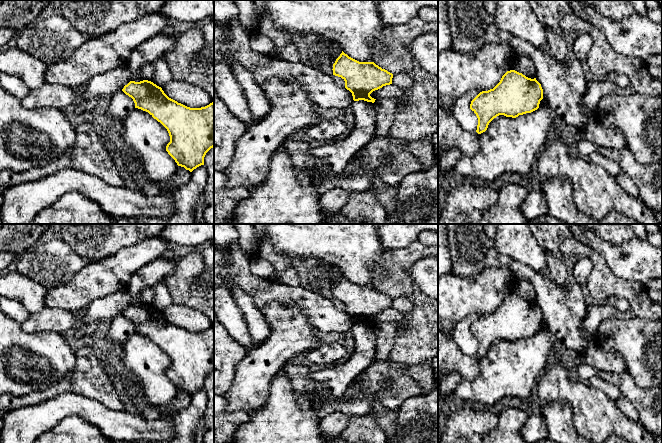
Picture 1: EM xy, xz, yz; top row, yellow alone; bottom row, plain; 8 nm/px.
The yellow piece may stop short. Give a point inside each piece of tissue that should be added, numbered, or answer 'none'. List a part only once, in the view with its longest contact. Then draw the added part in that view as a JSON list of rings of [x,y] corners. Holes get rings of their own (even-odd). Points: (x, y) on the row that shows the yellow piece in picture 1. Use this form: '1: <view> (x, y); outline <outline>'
none

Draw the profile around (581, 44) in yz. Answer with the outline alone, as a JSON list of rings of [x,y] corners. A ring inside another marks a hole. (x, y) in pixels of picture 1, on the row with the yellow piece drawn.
[[[587,33],[577,34],[572,37],[570,43],[576,59],[584,69],[586,79],[589,82],[601,80],[600,77],[591,72],[587,62],[588,54],[593,46],[593,38]]]

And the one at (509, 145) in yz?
[[[548,103],[516,118],[497,116],[489,123],[485,132],[478,134],[479,152],[473,156],[463,155],[457,160],[453,170],[467,180],[484,183],[492,182],[505,173],[529,175],[539,154],[546,148],[547,140],[555,132],[556,116]]]

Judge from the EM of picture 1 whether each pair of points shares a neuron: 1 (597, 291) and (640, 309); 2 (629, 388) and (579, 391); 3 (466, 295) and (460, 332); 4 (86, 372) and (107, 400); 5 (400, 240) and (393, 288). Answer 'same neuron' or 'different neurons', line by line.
1: same neuron
2: different neurons
3: different neurons
4: same neuron
5: different neurons

